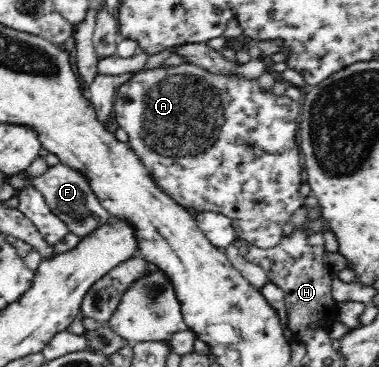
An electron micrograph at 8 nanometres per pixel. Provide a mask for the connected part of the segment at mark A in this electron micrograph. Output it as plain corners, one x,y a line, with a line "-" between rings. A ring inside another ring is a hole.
186,62
181,65
159,66
151,70
140,70
133,73
126,83
118,87
113,111
119,127
128,134
129,147
140,158
140,162
146,167
158,188
168,197
173,198
178,205
183,208
189,207
197,212
212,211
226,215
232,219
237,238
260,249
270,249
281,243
285,237
284,225
290,221
293,213
304,204
304,198
300,194
300,187
303,185
302,165
300,165
301,149
296,143
296,133
299,131
298,118
301,112
299,101
293,101
285,94
274,95
270,91
260,90
256,79
244,79
237,75
218,75

